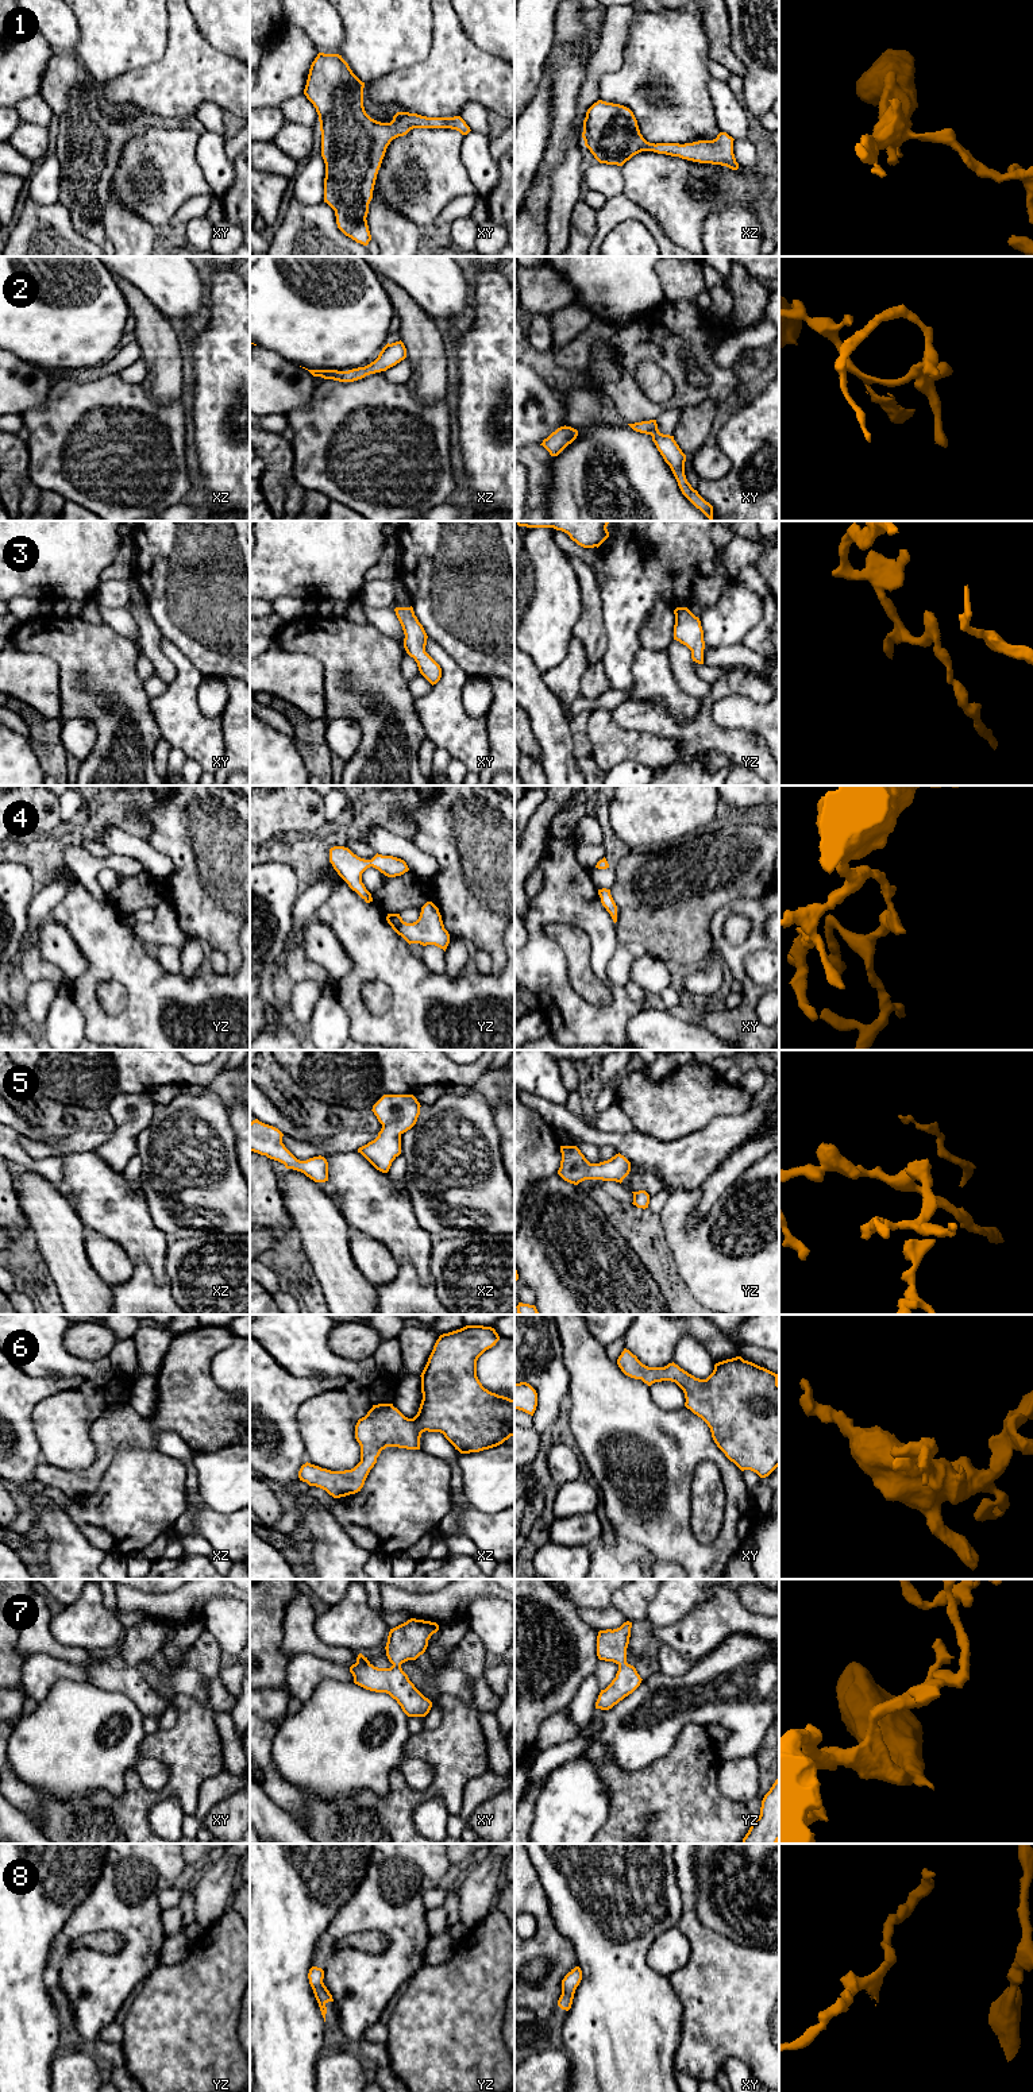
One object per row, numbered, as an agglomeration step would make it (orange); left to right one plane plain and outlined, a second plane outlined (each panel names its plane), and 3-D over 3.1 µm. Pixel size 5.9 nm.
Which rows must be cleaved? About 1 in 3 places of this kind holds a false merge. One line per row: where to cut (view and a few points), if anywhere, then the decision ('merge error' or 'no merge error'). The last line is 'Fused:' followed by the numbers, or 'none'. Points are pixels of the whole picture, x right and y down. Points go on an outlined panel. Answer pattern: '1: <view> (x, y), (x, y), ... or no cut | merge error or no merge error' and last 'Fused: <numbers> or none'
1: no cut | no merge error
2: no cut | no merge error
3: no cut | no merge error
4: no cut | no merge error
5: no cut | no merge error
6: no cut | no merge error
7: no cut | no merge error
8: no cut | no merge error
Fused: none

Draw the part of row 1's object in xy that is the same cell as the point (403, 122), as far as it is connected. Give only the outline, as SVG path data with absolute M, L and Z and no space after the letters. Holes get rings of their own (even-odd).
M319 53L311 65L304 94L319 115L321 131L321 157L325 163L324 202L336 216L338 228L348 238L367 246L371 235L367 225L369 204L378 170L390 142L413 128L451 128L467 135L471 130L460 116L427 117L417 113L397 112L390 123L371 119L363 107L362 82L339 54Z

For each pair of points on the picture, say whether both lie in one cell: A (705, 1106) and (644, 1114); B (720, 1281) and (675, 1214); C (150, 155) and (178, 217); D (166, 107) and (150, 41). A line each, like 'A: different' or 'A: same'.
A: same
B: same
C: different
D: different

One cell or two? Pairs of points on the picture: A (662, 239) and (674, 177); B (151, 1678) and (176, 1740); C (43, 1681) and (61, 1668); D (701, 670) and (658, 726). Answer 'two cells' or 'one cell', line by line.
A: two cells
B: two cells
C: one cell
D: two cells

